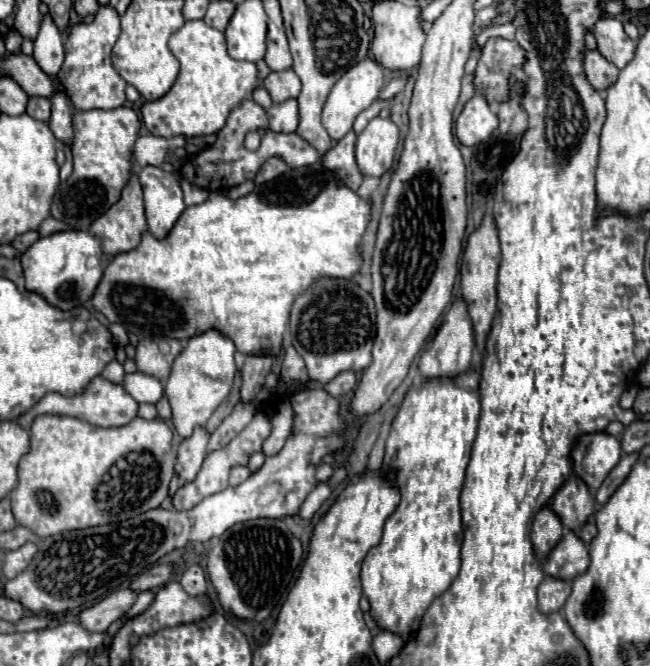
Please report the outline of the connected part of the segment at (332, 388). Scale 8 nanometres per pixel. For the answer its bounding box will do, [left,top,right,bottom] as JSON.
[324,371,358,397]

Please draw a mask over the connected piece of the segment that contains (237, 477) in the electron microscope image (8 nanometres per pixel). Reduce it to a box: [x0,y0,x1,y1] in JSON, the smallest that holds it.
[228,465,250,487]

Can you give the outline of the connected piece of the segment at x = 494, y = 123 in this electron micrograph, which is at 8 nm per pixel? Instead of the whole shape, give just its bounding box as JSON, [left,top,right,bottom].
[456,95,498,145]

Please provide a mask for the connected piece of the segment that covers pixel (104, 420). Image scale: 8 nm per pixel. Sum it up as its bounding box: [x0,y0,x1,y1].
[18,377,138,429]

